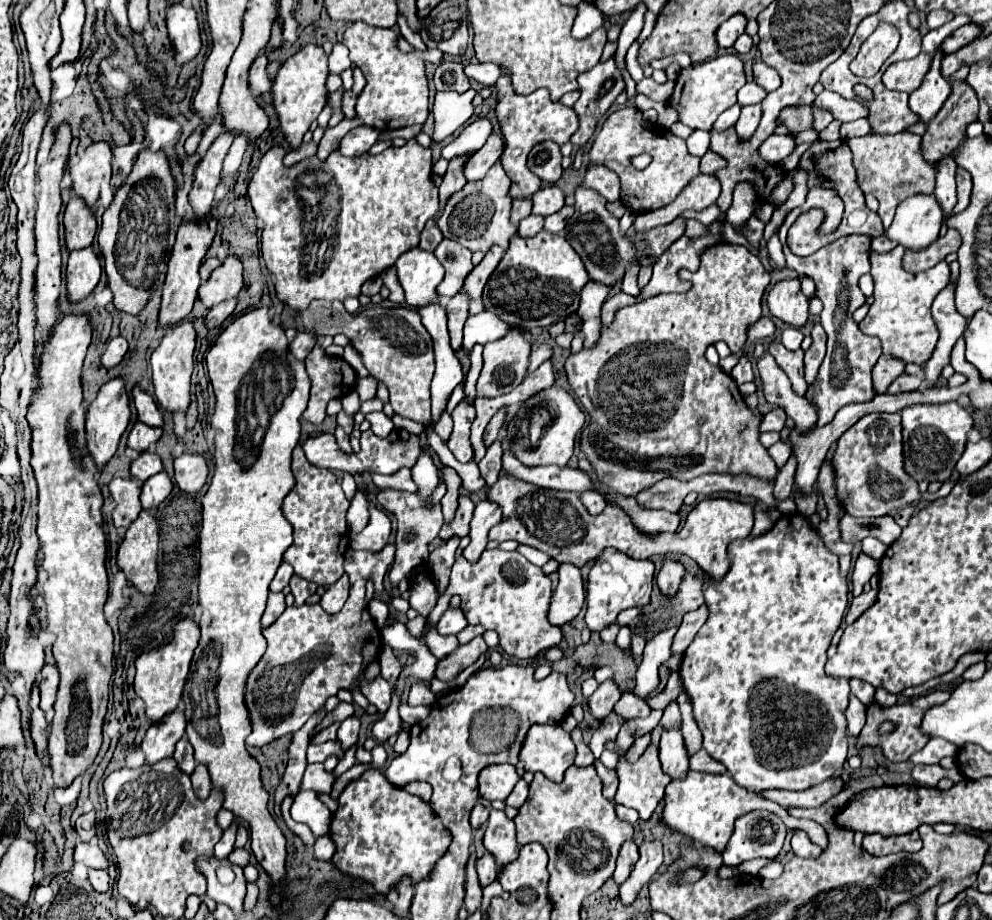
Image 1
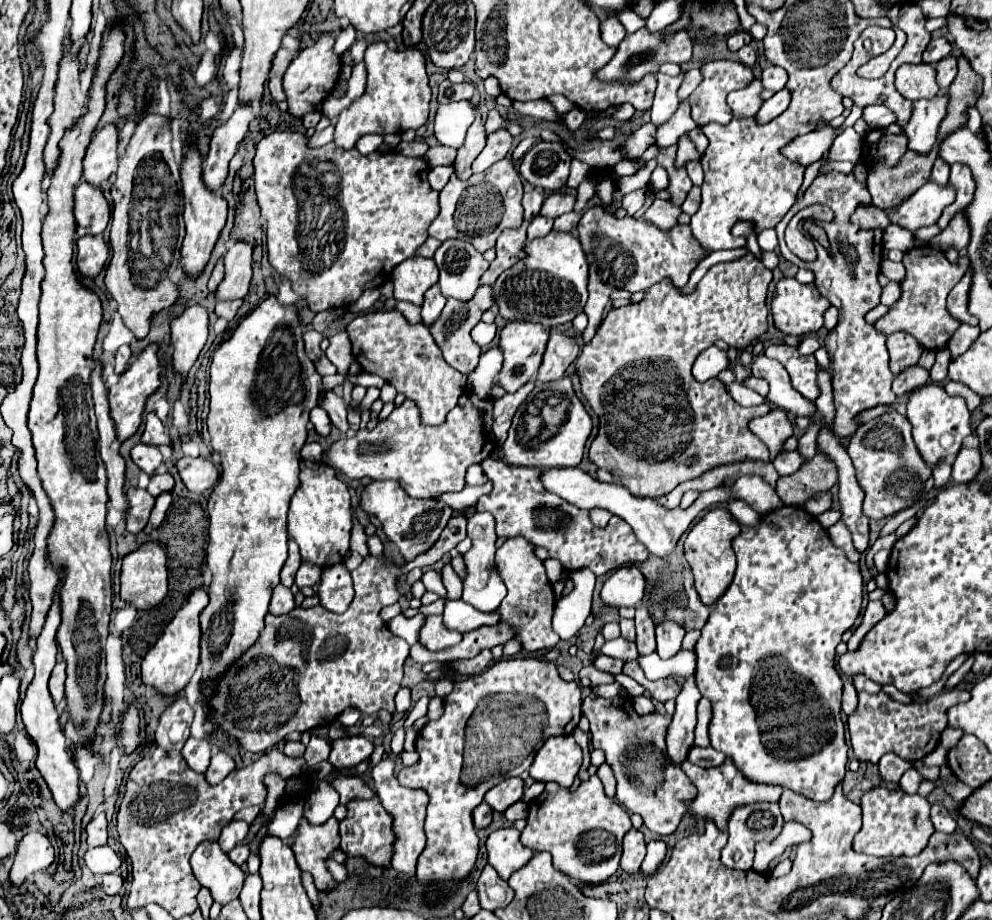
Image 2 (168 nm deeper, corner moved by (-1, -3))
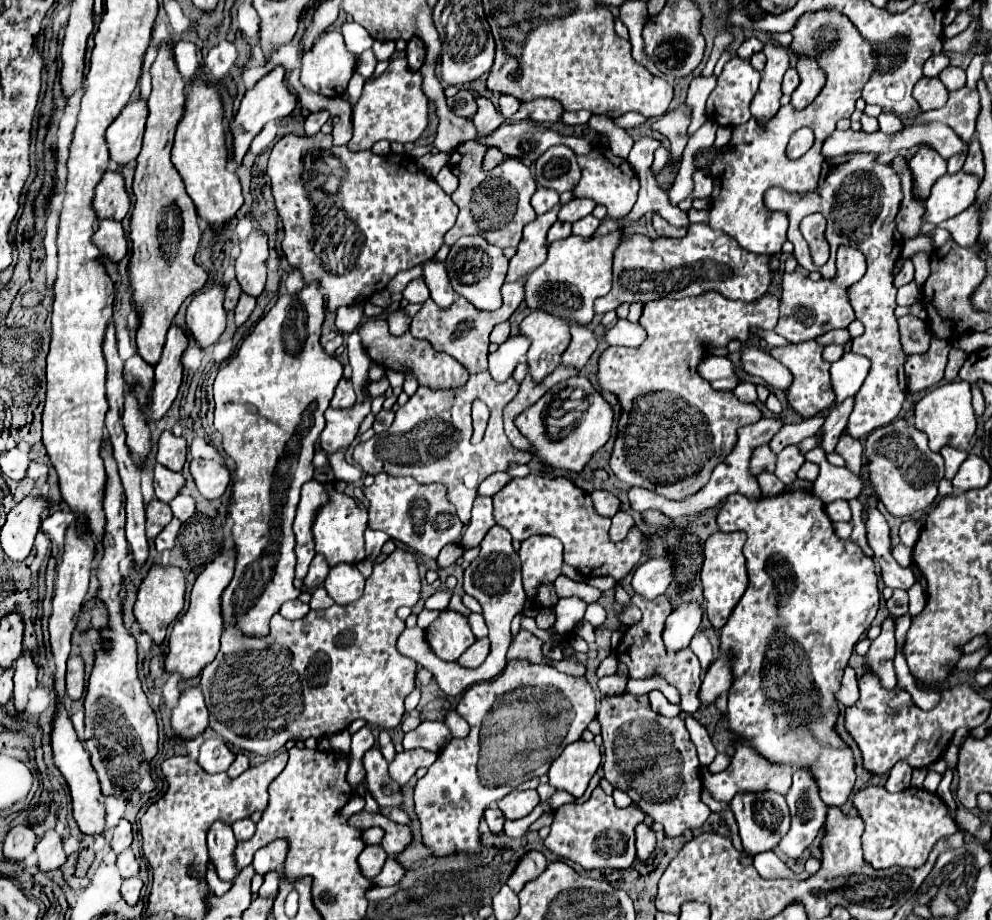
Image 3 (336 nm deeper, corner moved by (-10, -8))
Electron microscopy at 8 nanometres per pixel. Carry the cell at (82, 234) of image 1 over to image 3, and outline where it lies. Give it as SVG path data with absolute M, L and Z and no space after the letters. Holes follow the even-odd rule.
M107 170L95 188L93 210L99 220L121 222L129 212L129 194L123 188L123 176L117 170Z

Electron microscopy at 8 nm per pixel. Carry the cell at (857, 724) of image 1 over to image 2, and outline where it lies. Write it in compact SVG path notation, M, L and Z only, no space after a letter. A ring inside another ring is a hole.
M842 677L844 681L844 691L842 691L842 711L846 715L854 713L856 705L858 705L858 695L856 695L856 687L852 685L852 679L850 677Z

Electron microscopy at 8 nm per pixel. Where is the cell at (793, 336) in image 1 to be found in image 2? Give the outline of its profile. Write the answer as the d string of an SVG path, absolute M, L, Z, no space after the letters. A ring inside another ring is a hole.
M808 335L808 337L804 337L804 339L802 339L802 343L800 343L798 351L800 351L802 355L812 355L812 353L816 353L816 349L820 349L820 347L822 347L822 345L820 345L820 341L818 341L816 337Z

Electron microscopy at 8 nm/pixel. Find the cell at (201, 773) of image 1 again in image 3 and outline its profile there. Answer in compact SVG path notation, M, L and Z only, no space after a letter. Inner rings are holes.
M237 754L237 758L235 758L235 762L229 766L229 770L227 770L227 776L229 778L237 778L241 772L245 772L249 768L249 760L247 760L247 756L245 754Z

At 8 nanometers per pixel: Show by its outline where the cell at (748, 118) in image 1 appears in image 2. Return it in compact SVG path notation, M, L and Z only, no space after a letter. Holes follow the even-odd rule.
M784 87L774 97L770 97L768 101L764 101L764 105L760 107L760 111L756 113L756 119L760 123L768 123L774 117L778 117L780 113L784 113L788 109L788 105L790 105L790 91Z

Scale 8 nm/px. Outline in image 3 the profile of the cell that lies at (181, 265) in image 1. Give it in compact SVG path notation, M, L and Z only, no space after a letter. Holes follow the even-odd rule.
M195 80L189 86L187 110L175 134L173 164L185 182L187 194L195 202L199 220L207 222L213 232L221 232L227 220L231 220L243 206L243 196L237 174L227 170L223 106L219 100L219 92L207 86L203 80Z

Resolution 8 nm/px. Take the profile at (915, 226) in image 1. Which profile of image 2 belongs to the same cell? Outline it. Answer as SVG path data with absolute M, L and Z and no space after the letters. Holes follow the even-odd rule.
M928 181L924 187L920 187L912 197L908 197L896 211L898 225L916 231L926 225L934 225L938 217L942 215L944 207L950 205L956 197L956 191L952 185L934 185L934 181Z

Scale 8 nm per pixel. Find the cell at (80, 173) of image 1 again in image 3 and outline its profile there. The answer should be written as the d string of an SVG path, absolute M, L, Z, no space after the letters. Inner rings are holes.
M135 98L123 108L123 112L107 128L105 140L107 140L109 158L119 168L137 158L141 150L145 120L147 120L147 106L141 98Z

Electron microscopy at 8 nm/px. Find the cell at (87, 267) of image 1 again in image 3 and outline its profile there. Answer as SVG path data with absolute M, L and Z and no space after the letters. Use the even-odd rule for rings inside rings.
M101 220L99 230L93 234L93 244L107 256L111 262L121 260L127 254L127 240L121 222Z

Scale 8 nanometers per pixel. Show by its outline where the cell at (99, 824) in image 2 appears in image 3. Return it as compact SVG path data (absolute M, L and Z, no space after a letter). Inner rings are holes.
M121 820L117 824L117 828L113 830L113 838L111 838L111 848L115 854L121 854L125 848L129 848L133 840L133 834L131 834L131 824L127 820Z

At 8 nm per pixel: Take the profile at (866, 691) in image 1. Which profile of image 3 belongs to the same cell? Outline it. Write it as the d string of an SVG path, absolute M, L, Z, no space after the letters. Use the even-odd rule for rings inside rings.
M885 618L881 624L881 634L871 642L869 652L865 654L865 668L875 674L883 688L893 690L897 686L893 658L895 658L895 622Z

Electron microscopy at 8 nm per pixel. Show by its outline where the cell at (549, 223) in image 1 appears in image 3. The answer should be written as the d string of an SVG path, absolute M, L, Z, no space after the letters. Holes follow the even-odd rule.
M585 216L585 218L577 220L577 222L573 222L573 234L583 236L583 238L589 238L589 236L597 230L599 224L601 224L601 222L599 222L597 218L593 218L593 216Z

